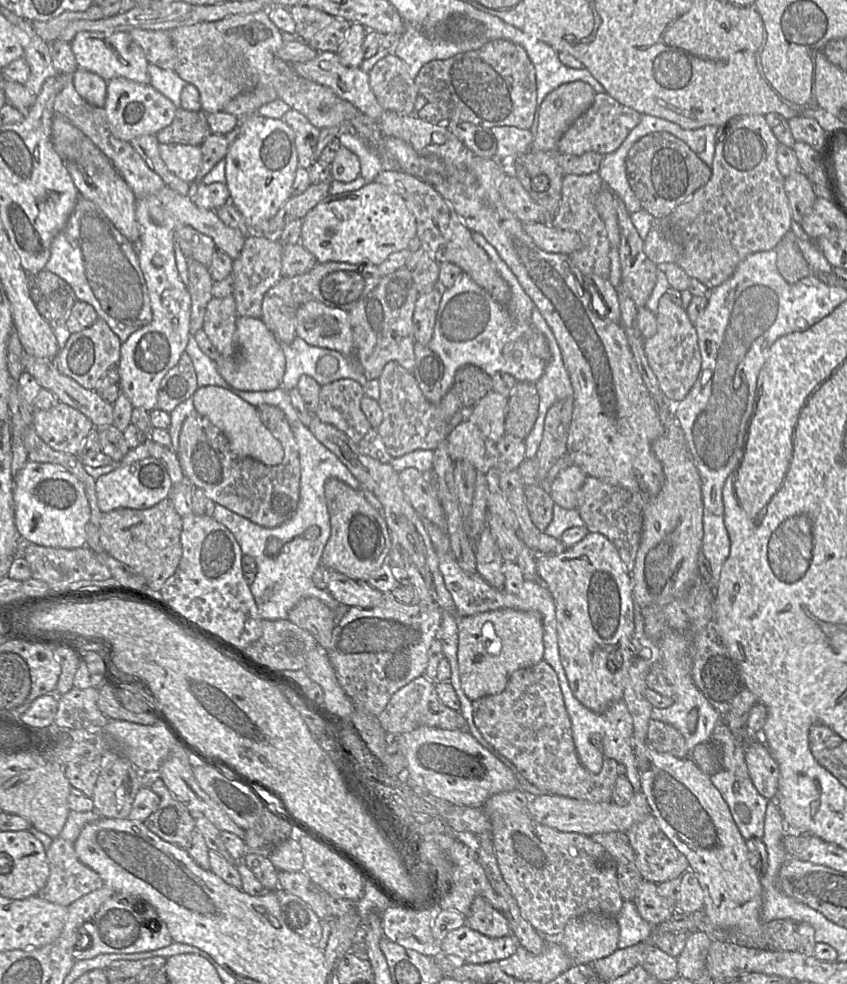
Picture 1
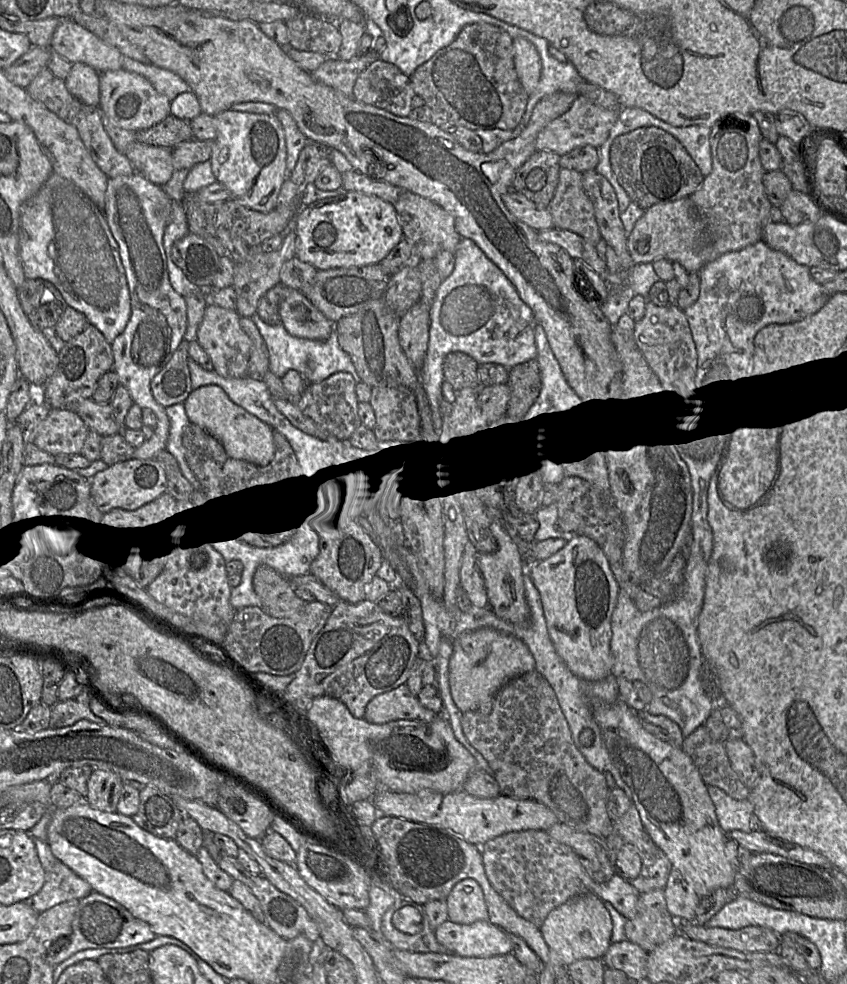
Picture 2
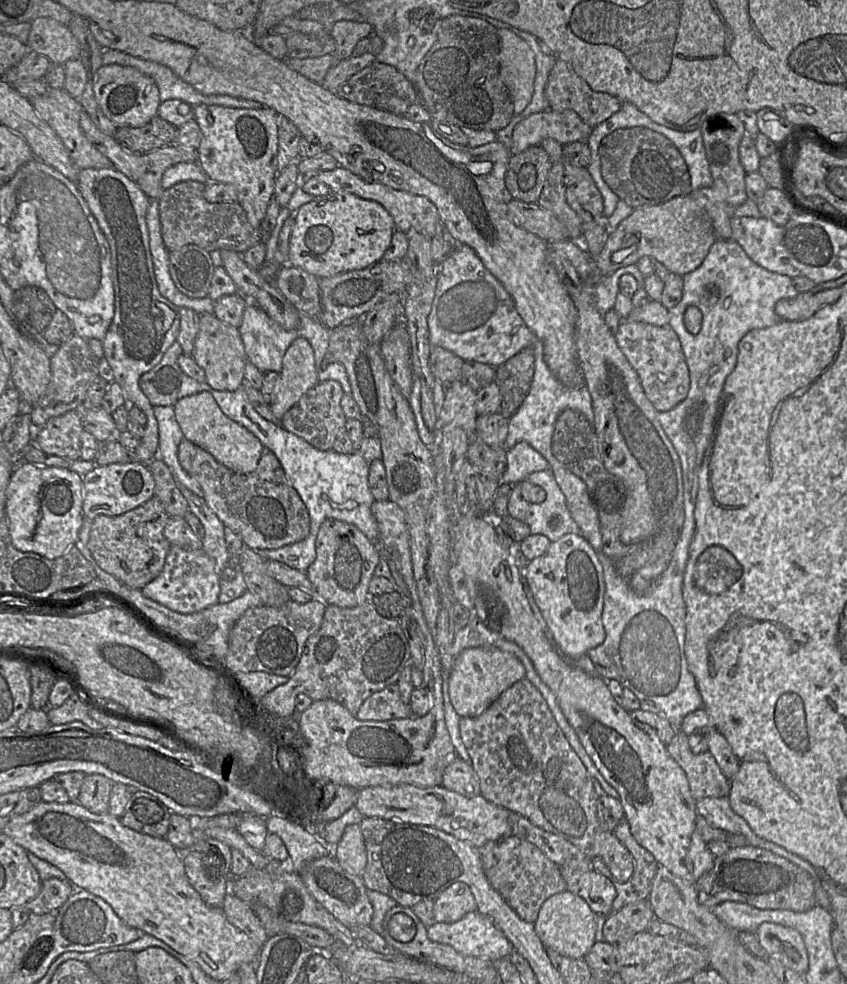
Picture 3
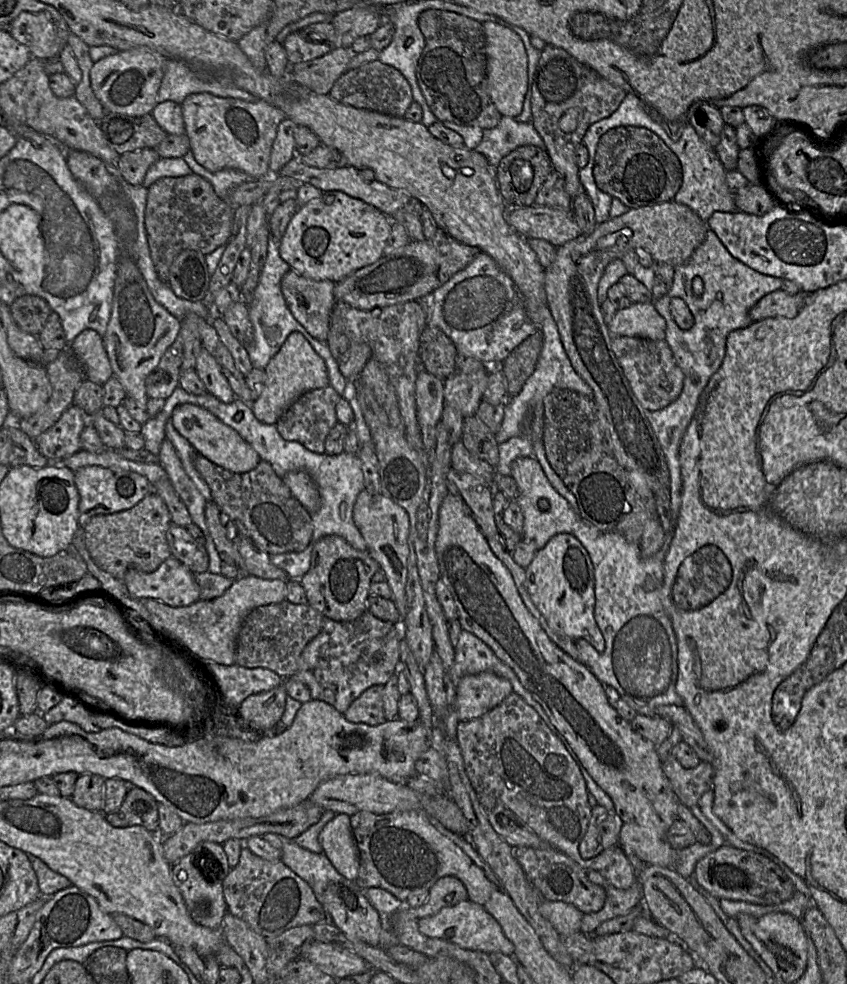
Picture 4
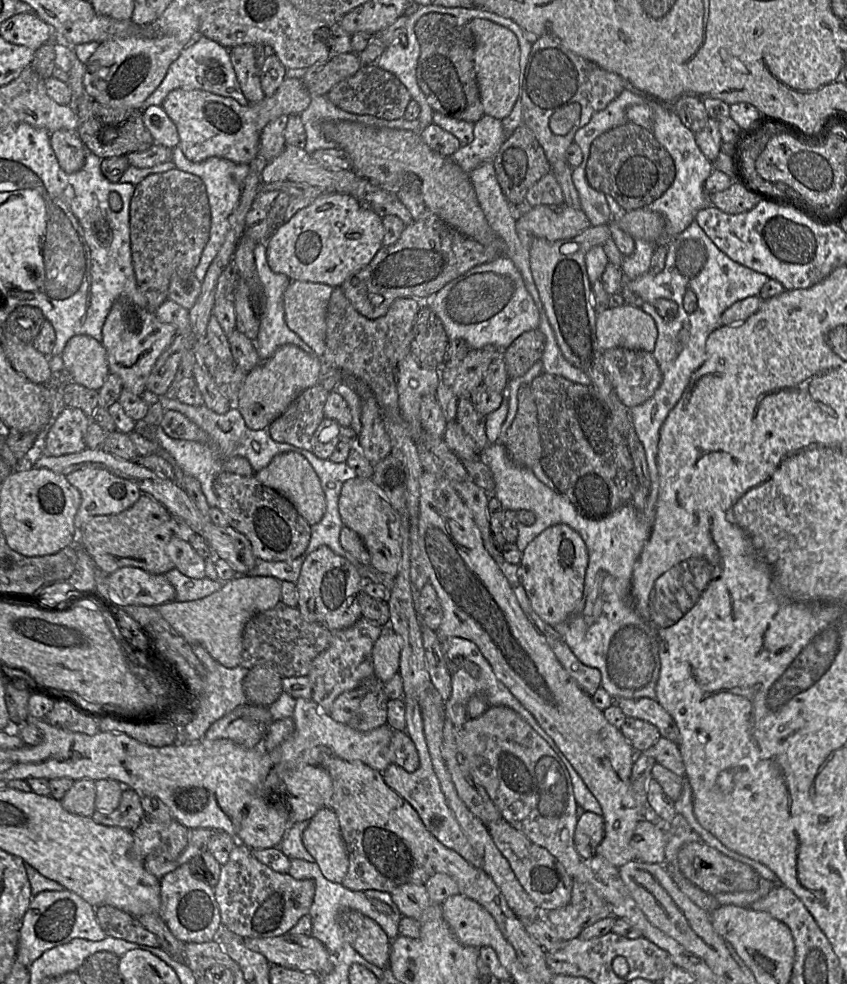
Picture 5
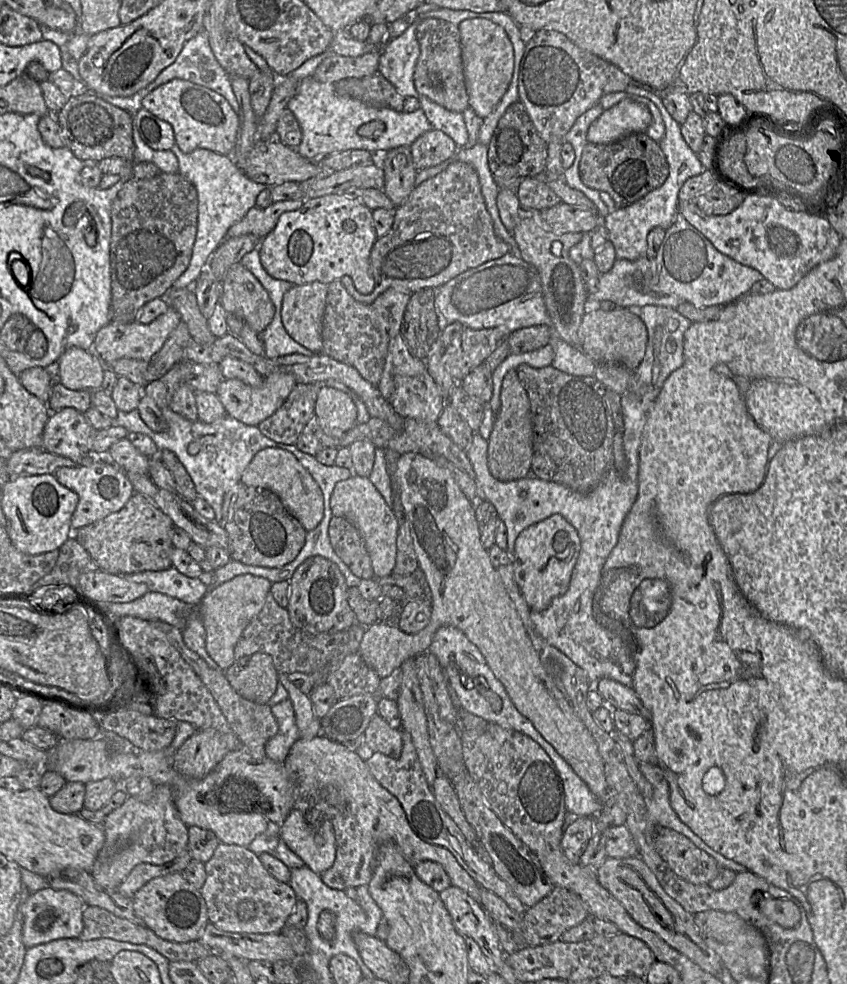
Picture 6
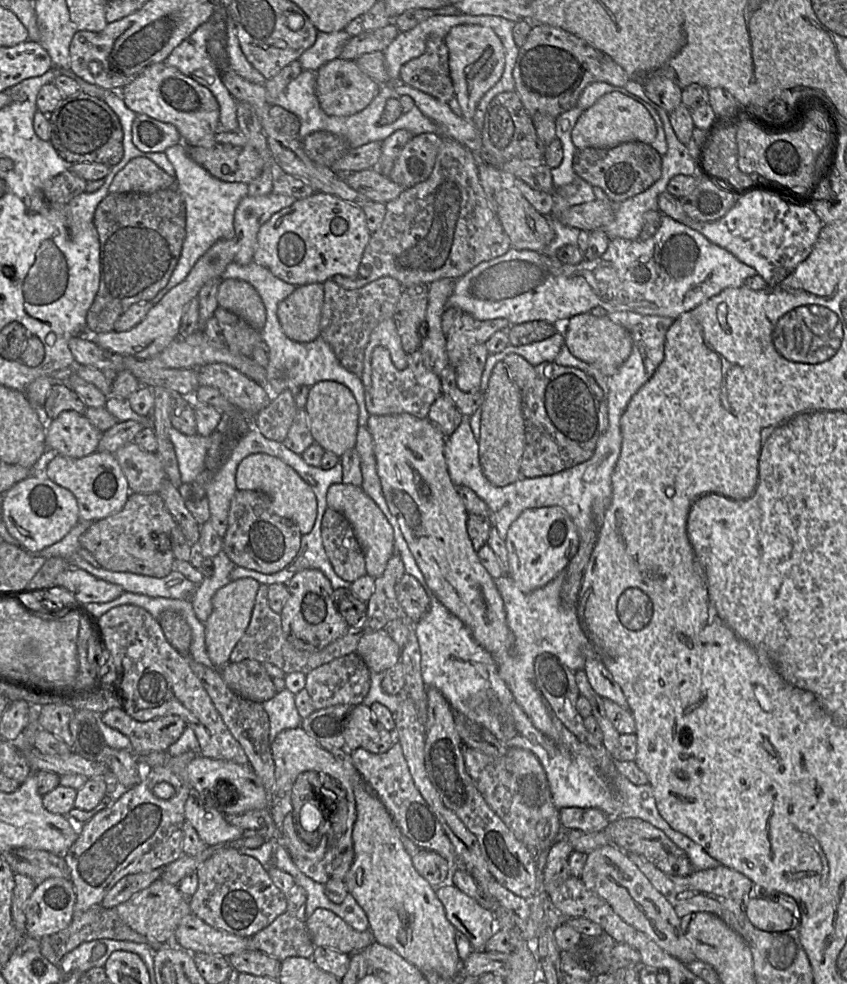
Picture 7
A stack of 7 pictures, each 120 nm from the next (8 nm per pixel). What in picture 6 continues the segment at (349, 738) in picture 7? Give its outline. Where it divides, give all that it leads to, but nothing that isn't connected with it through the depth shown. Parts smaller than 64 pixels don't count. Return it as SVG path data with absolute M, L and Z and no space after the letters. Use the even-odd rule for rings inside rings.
M378 714L372 717L363 739L373 753L381 753L394 759L398 759L402 753L402 729L393 729Z

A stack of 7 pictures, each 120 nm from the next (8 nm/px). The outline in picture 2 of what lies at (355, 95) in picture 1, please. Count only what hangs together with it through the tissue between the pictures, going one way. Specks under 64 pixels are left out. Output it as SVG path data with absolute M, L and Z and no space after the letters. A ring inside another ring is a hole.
M375 51L357 55L349 61L329 56L315 71L310 73L317 81L353 97L353 89L359 75L375 60Z

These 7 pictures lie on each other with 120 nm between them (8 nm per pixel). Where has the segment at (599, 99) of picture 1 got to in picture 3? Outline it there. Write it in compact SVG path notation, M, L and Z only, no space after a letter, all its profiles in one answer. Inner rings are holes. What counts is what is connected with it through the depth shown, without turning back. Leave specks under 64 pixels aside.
M573 110L542 111L518 123L512 132L512 155L531 146L539 146L544 139L554 139L563 147L577 141L587 141L593 128Z

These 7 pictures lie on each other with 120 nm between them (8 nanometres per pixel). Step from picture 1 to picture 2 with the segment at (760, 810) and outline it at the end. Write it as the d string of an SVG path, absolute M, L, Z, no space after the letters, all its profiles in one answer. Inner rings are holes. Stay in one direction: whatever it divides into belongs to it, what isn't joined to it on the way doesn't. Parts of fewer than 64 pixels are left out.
M708 786L708 791L718 822L725 832L738 830L749 833L756 829L754 806L748 798L736 800L714 786Z

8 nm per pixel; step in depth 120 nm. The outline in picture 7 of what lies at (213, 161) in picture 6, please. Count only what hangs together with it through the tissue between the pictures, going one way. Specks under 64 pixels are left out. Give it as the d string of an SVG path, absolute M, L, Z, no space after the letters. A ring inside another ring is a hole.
M183 142L168 148L164 153L175 169L175 185L186 206L186 236L178 263L167 285L153 301L153 305L173 287L180 284L199 258L217 241L234 237L235 210L239 202L249 195L248 184L219 180L192 160L188 154L187 145Z

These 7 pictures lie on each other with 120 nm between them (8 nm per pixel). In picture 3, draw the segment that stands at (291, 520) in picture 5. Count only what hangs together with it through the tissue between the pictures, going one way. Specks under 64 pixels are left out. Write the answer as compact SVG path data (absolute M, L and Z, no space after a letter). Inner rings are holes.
M186 438L178 446L178 459L182 468L201 486L208 507L252 550L278 549L308 536L308 509L270 449L263 448L256 469L250 473L237 473L227 468Z

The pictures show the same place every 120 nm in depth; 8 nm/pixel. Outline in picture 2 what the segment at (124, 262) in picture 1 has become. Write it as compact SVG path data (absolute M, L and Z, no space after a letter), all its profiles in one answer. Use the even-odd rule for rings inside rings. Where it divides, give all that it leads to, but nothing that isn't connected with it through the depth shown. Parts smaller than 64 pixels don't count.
M53 172L39 191L23 204L20 216L19 254L26 279L43 279L52 283L60 292L66 306L84 314L88 323L95 326L109 343L112 343L113 340L123 332L131 315L131 300L119 247L111 233L101 208L99 208L76 184Z

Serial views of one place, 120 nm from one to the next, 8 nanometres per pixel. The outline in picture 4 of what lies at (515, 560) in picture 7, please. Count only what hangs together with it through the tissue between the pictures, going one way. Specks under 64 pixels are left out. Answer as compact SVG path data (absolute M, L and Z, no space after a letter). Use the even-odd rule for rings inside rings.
M560 533L537 550L532 562L525 568L525 585L532 602L554 631L573 641L584 639L598 652L604 651L605 640L594 618L594 568L587 550L577 538L569 533Z

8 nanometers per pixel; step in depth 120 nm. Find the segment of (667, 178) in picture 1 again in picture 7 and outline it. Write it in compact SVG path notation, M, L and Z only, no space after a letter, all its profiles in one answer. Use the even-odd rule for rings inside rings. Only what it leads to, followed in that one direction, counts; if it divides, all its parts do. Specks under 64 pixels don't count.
M639 141L620 144L614 148L581 148L573 158L577 175L592 186L600 187L613 203L621 203L657 182L662 174L662 156L650 145Z

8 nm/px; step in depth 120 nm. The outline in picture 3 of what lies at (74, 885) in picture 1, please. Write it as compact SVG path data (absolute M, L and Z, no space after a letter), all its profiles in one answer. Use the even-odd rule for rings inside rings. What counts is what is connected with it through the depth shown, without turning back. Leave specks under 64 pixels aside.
M50 878L42 882L39 894L31 901L11 909L14 929L23 926L31 916L56 912L76 891L69 880Z

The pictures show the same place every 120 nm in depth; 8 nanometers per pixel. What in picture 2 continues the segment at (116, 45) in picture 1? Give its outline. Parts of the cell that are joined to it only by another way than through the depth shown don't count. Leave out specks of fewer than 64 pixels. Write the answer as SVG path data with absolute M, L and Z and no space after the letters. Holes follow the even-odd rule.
M61 19L49 49L71 63L85 63L99 73L122 69L123 54L72 19Z

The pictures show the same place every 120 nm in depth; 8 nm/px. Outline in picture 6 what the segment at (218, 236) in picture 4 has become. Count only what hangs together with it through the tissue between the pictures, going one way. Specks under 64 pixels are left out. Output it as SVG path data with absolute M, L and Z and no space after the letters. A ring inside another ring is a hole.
M160 172L148 179L131 177L126 181L111 205L111 240L110 240L110 276L111 276L111 321L128 323L135 320L140 309L149 301L160 298L168 291L180 275L187 269L192 256L193 245L197 232L198 195L193 184L184 179L179 173L168 174Z

